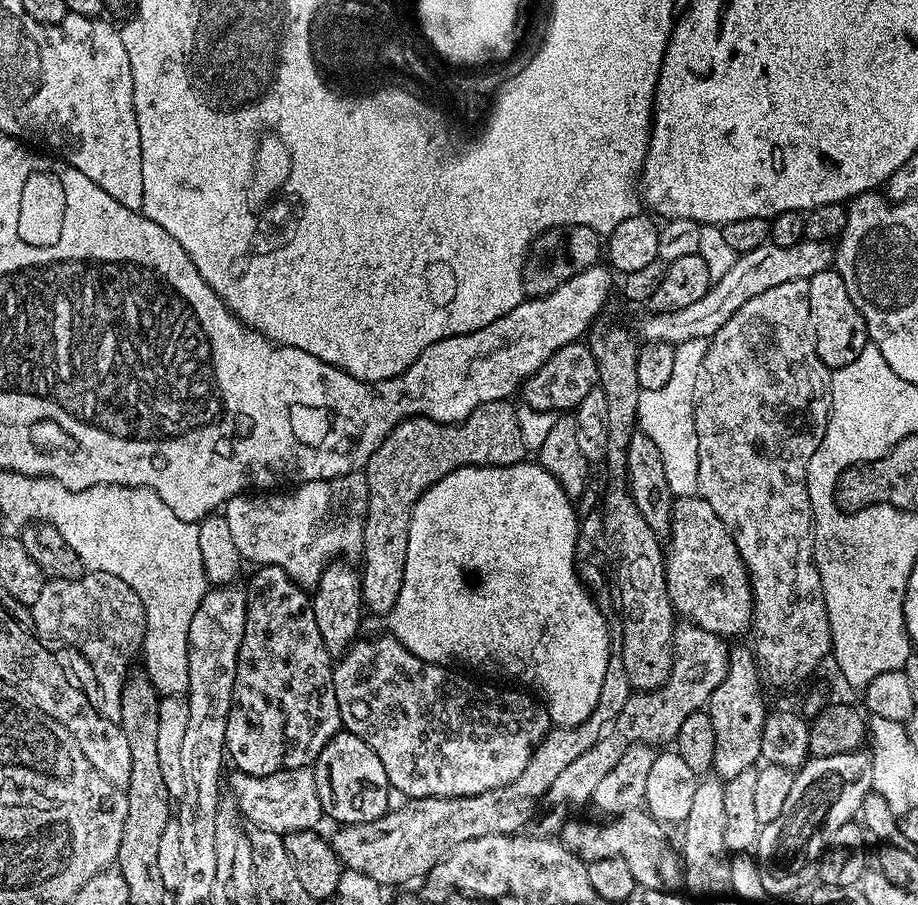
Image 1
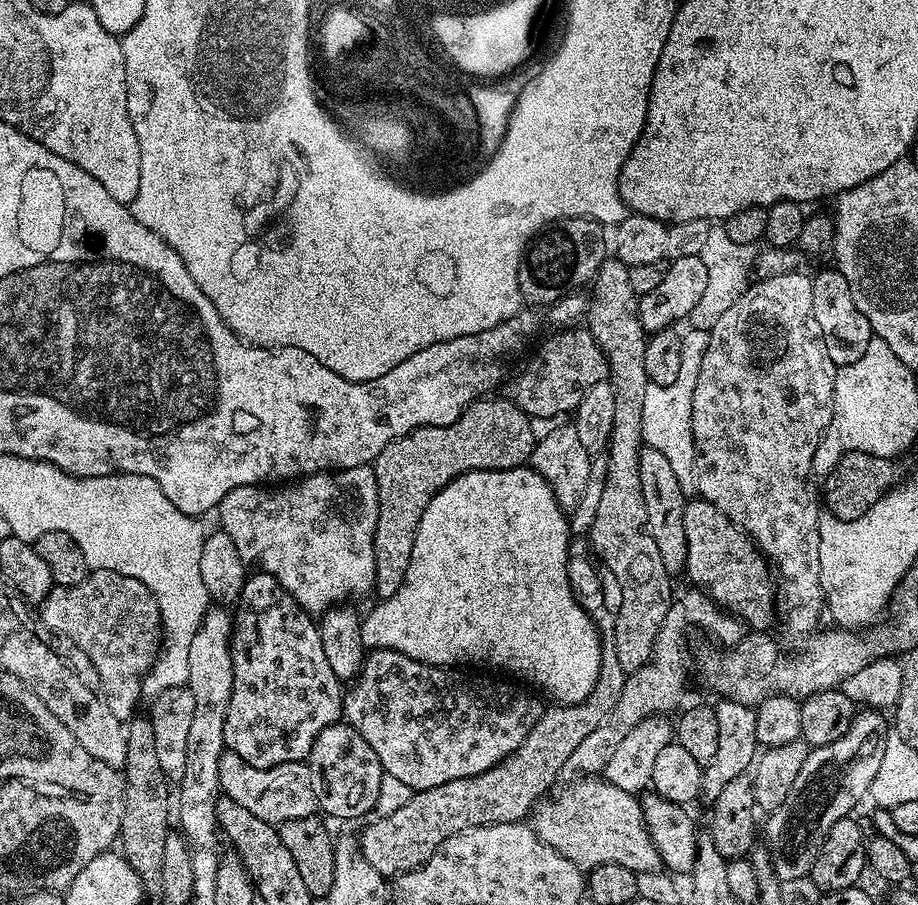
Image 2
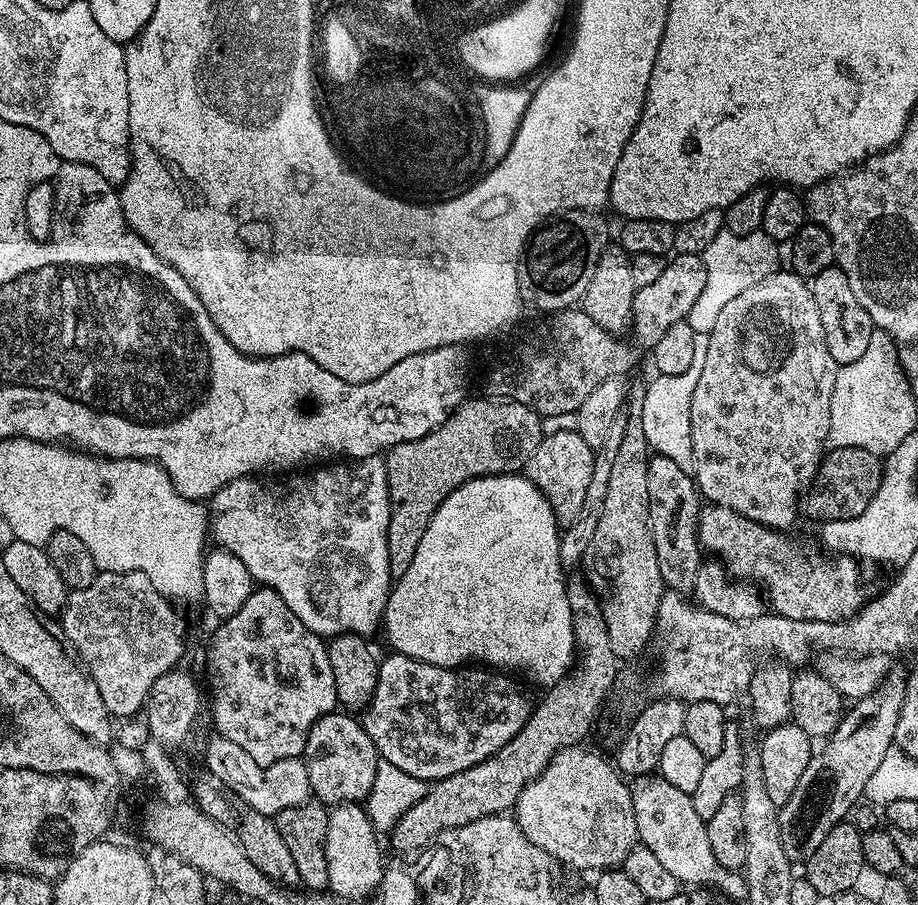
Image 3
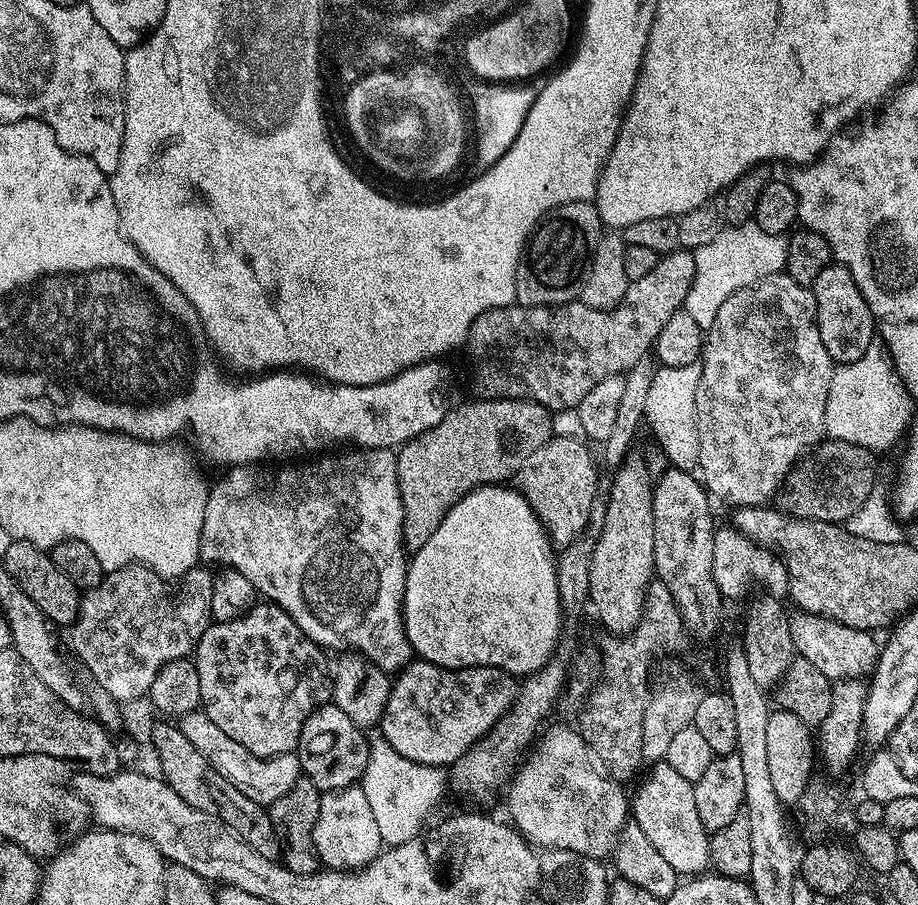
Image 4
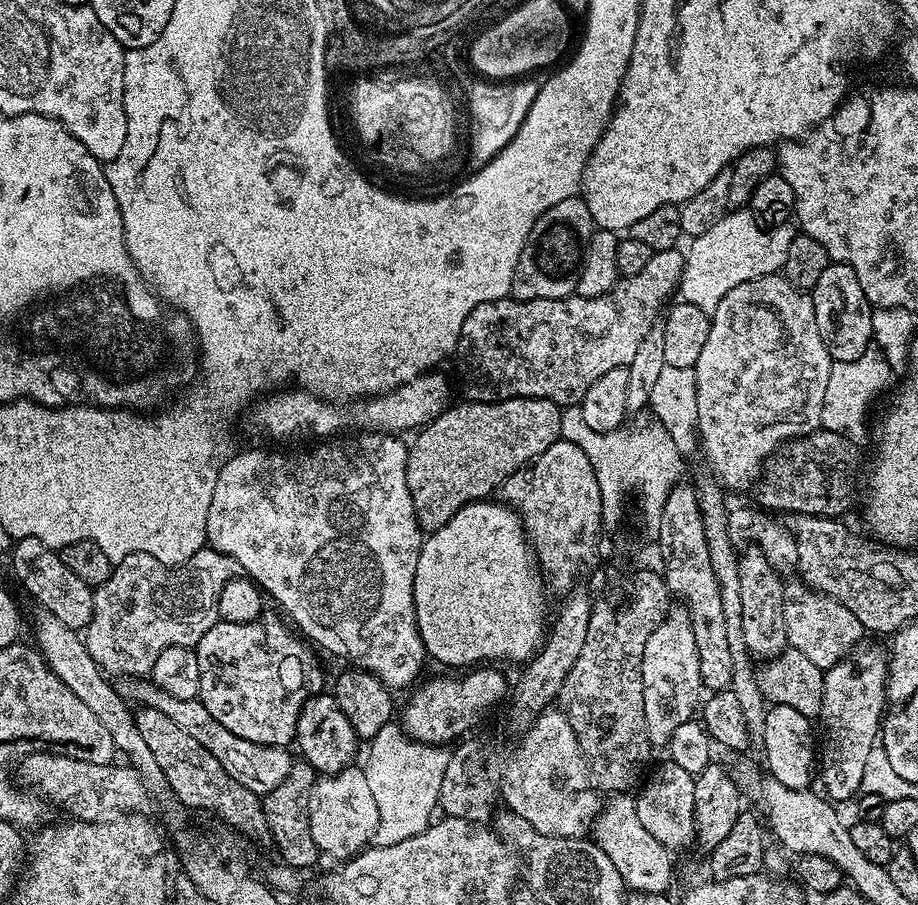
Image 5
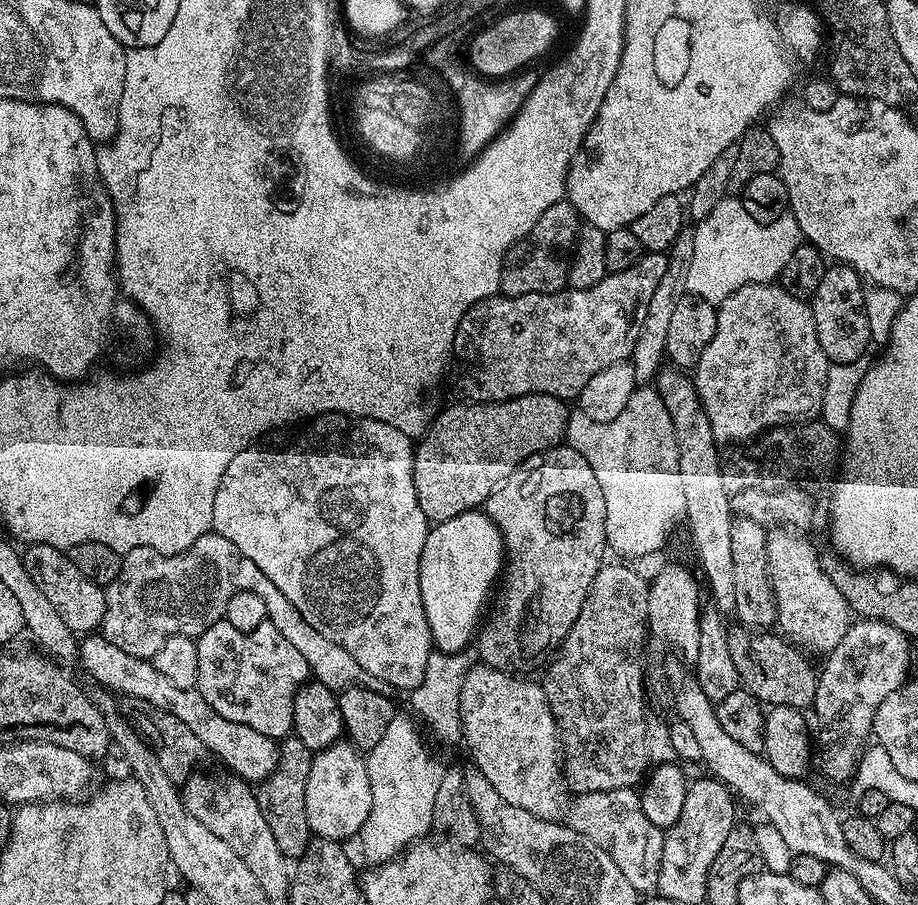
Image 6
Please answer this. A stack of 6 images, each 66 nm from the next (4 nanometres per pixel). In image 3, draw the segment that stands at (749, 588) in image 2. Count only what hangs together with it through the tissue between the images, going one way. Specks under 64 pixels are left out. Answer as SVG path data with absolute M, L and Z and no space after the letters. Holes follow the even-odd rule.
M708 504L700 509L701 549L719 557L733 577L741 576L741 581L757 580L765 584L768 587L766 600L773 613L791 620L817 620L831 624L851 620L866 603L864 588L860 585L861 565L850 556L837 555L833 559L819 547L799 544L788 536L791 535L739 516L721 504Z

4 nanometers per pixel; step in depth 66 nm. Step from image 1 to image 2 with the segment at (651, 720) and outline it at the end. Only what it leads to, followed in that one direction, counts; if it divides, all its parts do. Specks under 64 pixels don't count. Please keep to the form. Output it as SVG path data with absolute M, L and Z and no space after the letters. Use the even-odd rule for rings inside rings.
M695 586L689 587L689 589L683 594L681 600L679 597L678 602L673 603L672 607L668 609L666 618L662 622L662 630L658 630L658 638L654 642L651 660L643 664L637 672L625 675L622 694L618 697L614 710L610 710L610 714L606 714L606 718L602 718L598 730L593 730L581 742L578 750L574 750L574 754L570 754L570 758L566 758L565 773L603 773L606 762L610 762L610 754L614 754L614 750L618 750L618 742L622 742L622 738L626 738L626 734L634 726L638 726L638 722L642 722L647 716L672 714L672 711L675 713L685 703L683 700L690 656L684 644L684 632L690 626L701 626L704 630L710 630L725 649L736 647L745 636L745 625L739 619L729 618L719 605L713 603L707 592Z

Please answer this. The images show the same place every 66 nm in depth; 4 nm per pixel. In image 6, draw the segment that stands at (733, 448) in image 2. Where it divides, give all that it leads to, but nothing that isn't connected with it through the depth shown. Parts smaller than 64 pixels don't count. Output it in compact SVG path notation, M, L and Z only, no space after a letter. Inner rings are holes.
M779 283L747 284L716 310L716 329L710 346L702 350L702 358L694 366L694 383L700 395L700 407L710 418L713 438L720 446L740 444L759 437L767 424L806 422L817 419L822 410L822 390L826 390L826 374L830 361L818 342L814 314L808 300L800 300Z

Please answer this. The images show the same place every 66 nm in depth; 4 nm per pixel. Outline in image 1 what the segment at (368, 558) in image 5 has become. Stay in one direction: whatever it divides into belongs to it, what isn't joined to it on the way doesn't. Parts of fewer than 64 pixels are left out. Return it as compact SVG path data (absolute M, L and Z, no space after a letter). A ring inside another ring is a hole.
M363 471L351 472L345 476L339 476L333 480L315 480L309 484L298 484L289 487L287 490L260 490L255 494L241 494L230 498L222 509L222 514L226 518L226 523L230 526L230 534L234 537L234 546L238 546L238 554L245 561L248 560L252 566L278 566L286 570L289 578L300 585L305 590L315 589L316 583L322 578L324 565L341 558L352 558L348 556L359 557L364 550L364 527L366 526L366 510L368 509L368 483L364 477Z

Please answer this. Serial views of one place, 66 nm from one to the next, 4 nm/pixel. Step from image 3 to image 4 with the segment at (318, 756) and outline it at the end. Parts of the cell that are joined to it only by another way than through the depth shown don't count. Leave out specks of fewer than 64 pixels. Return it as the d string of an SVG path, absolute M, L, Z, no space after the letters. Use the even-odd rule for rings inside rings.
M334 703L316 708L302 722L302 734L296 743L295 753L300 758L300 771L321 793L339 788L351 788L366 770L370 740L365 729L354 726Z

